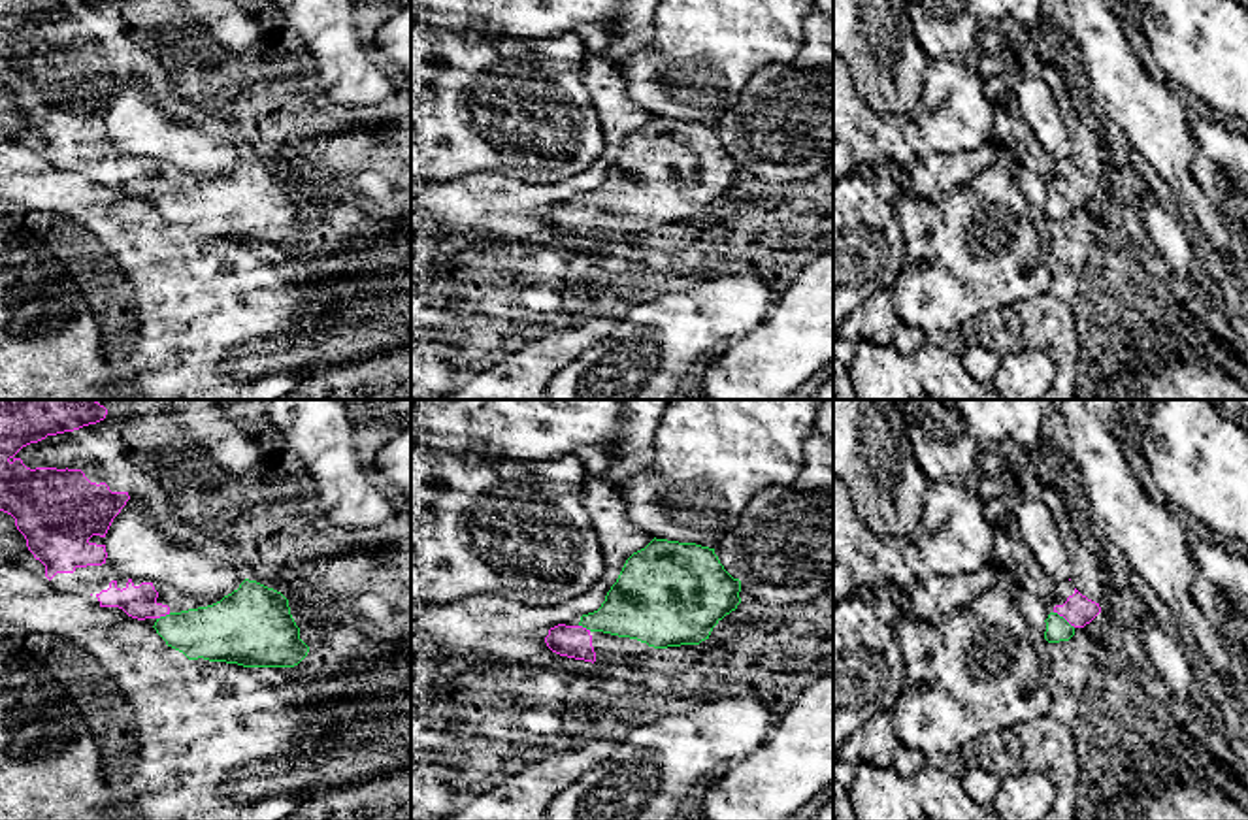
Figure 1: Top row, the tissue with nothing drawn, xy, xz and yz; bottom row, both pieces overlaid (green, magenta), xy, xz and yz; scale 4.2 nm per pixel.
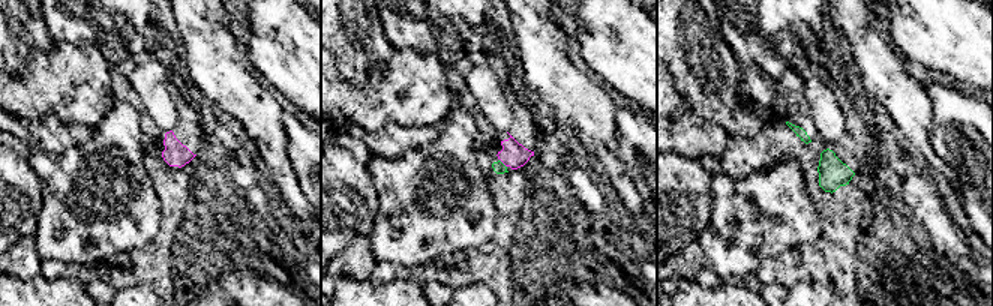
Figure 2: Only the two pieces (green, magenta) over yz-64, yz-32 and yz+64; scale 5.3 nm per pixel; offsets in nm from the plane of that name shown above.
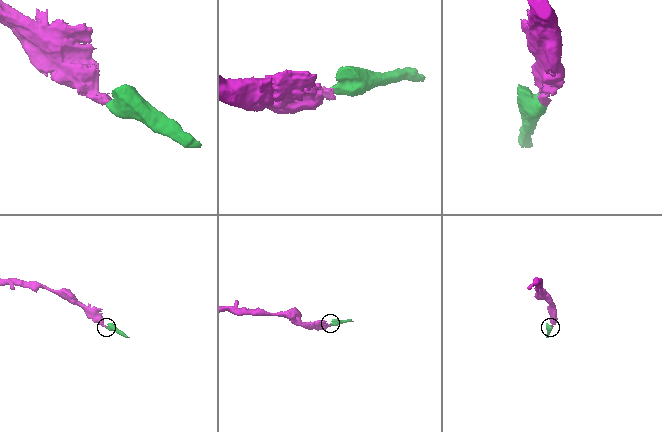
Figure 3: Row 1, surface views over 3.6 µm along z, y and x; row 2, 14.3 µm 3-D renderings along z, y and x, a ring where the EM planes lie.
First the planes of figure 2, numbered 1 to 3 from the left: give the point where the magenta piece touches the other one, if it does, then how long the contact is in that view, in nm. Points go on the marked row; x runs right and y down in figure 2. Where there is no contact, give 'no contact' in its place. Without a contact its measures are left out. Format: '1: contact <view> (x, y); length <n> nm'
1: no contact
2: contact yz-32 (503, 164); length 60 nm
3: no contact

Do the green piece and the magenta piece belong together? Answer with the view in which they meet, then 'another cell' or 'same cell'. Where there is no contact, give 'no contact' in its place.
yz | same cell

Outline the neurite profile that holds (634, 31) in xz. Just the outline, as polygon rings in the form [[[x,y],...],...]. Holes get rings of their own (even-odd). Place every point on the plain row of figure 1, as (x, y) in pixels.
[[[620,0],[620,19],[607,32],[605,58],[624,64],[649,49],[654,38],[654,8],[660,0]]]

